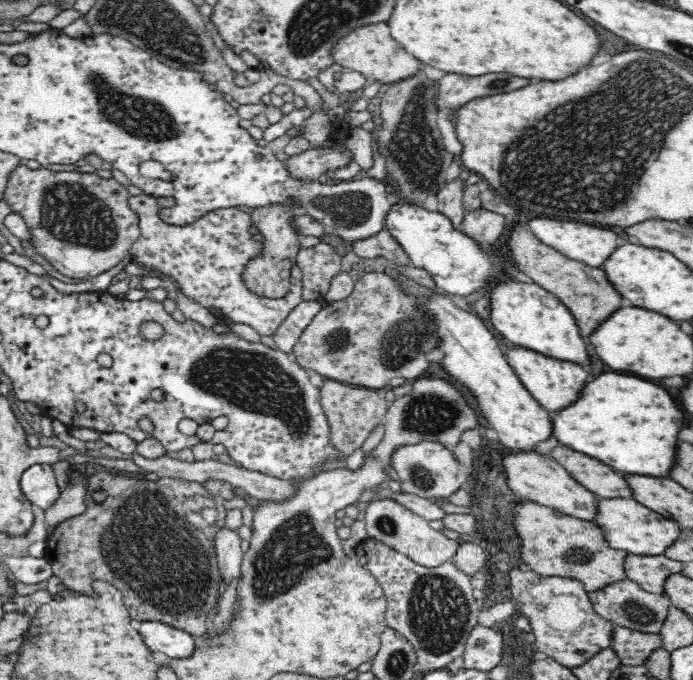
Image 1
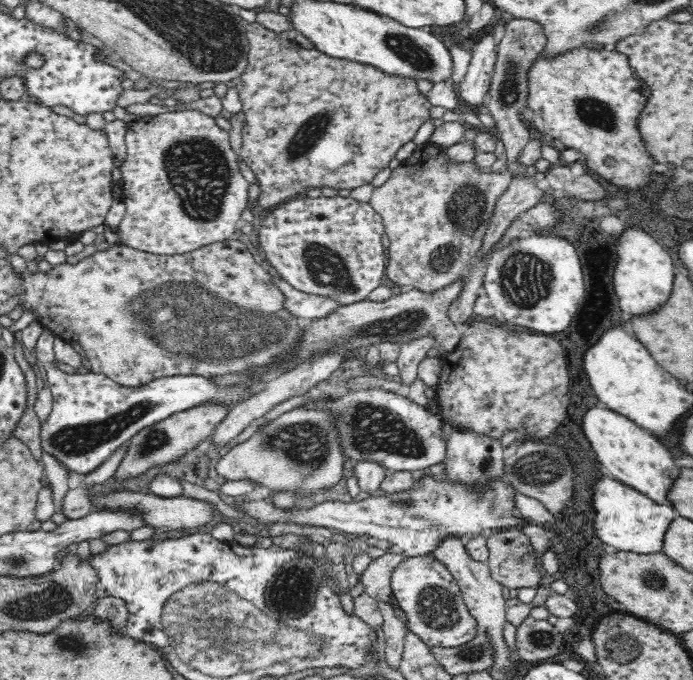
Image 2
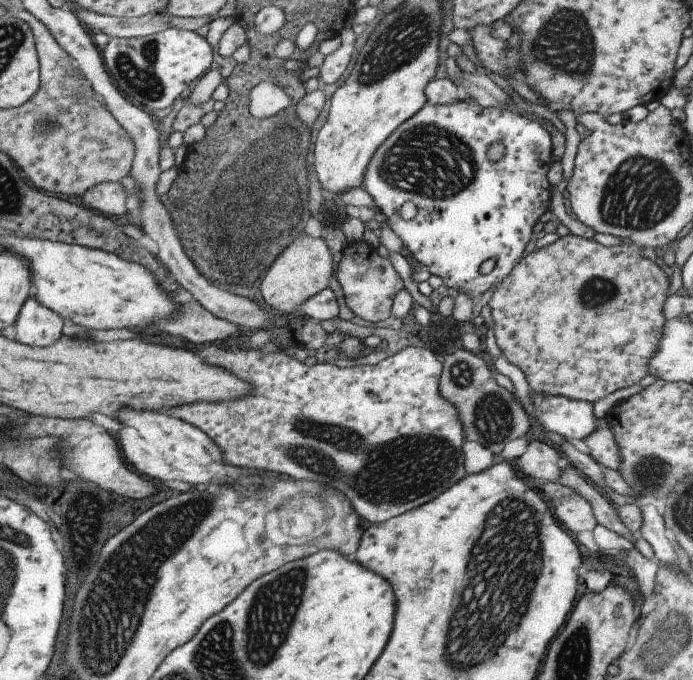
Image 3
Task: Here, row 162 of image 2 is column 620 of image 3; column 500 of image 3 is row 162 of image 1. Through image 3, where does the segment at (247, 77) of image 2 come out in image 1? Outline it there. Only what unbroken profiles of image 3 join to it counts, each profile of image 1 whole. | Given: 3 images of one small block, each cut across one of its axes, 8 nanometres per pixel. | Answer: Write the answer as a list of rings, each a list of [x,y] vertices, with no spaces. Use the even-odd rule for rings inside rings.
[[[344,119],[331,124],[332,133],[320,146],[309,146],[300,154],[288,156],[284,167],[288,175],[298,181],[317,181],[322,174],[331,176],[354,160],[352,151],[345,145],[350,126]]]

